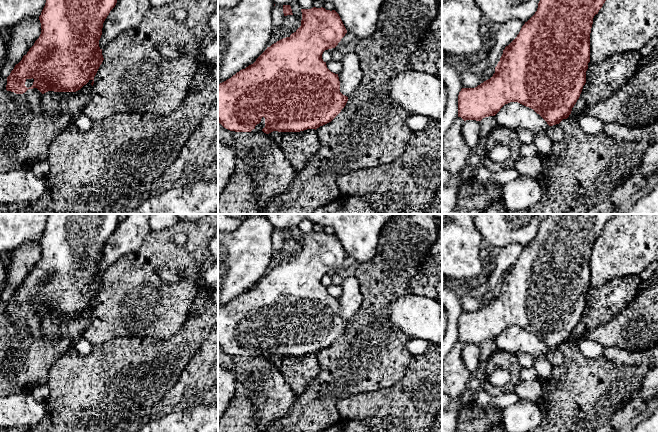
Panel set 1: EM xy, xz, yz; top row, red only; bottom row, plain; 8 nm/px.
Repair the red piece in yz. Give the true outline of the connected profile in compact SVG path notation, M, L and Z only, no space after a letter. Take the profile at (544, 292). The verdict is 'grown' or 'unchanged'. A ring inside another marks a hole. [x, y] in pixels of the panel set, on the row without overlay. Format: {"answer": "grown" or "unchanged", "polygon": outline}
{"answer": "unchanged", "polygon": "M550 214L538 227L535 238L522 250L517 261L503 274L493 300L475 312L462 312L458 319L458 341L481 345L495 340L510 326L533 333L549 350L567 343L586 307L590 286L590 257L593 242L615 214Z"}

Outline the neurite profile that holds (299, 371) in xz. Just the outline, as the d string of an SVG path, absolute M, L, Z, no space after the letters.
M315 353L300 356L278 356L268 358L283 374L296 395L301 394L314 381L320 371Z

